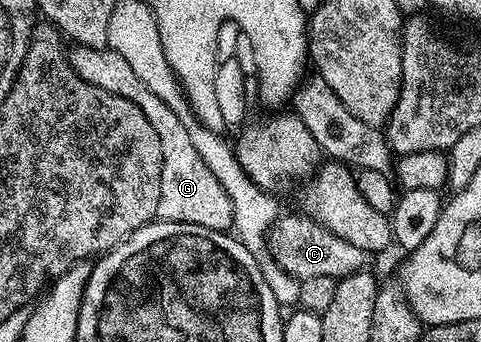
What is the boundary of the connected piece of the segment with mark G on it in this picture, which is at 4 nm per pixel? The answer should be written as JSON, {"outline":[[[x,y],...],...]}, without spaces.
{"outline":[[[83,45],[71,48],[68,56],[70,66],[88,83],[100,87],[109,93],[120,95],[120,99],[128,99],[128,103],[136,103],[140,111],[144,111],[144,119],[152,123],[152,131],[160,135],[160,151],[162,152],[162,170],[160,171],[160,203],[157,220],[172,223],[196,223],[196,227],[229,230],[234,224],[232,215],[232,199],[228,199],[228,191],[220,187],[220,179],[208,171],[204,159],[196,151],[196,146],[189,137],[189,124],[178,114],[173,105],[164,103],[148,86],[132,71],[128,61],[116,55],[109,47],[105,49],[89,49]]]}

